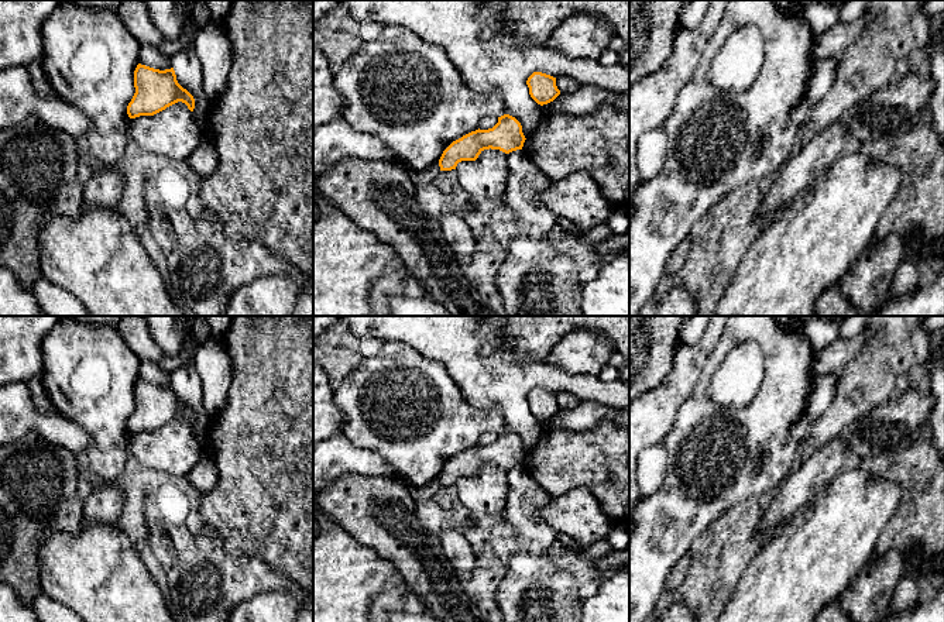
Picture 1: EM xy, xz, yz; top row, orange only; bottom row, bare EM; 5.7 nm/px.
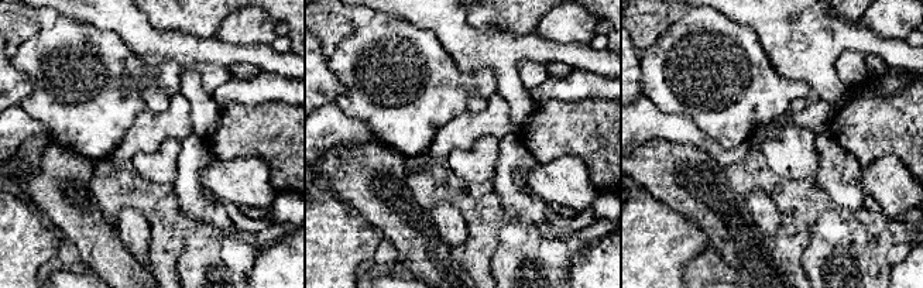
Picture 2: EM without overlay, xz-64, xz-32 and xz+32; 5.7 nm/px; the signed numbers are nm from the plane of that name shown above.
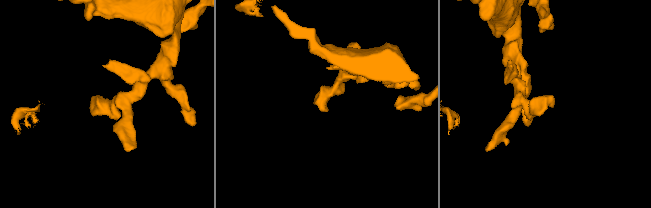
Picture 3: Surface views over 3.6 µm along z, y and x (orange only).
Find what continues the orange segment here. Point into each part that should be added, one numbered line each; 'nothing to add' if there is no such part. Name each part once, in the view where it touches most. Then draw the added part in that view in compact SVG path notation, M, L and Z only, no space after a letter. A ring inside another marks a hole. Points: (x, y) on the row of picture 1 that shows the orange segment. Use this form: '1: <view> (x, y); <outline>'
nothing to add

